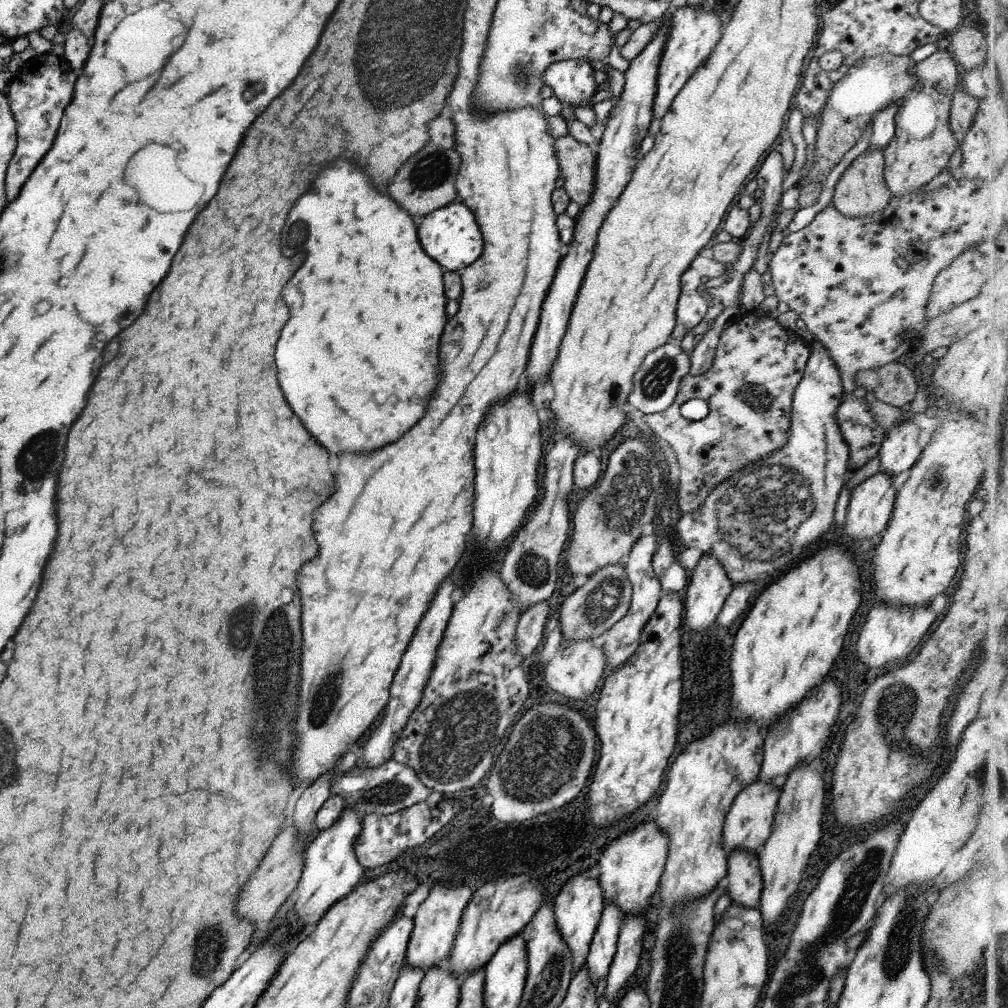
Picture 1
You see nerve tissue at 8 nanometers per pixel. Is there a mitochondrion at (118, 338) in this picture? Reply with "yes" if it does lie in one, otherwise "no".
no

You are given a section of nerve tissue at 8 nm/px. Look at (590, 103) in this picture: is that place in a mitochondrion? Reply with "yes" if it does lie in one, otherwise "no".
no

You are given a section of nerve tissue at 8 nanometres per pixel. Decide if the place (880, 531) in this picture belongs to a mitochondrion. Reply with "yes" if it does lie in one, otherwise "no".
no

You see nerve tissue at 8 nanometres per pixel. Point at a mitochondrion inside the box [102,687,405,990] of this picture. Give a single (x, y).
(207, 953)

